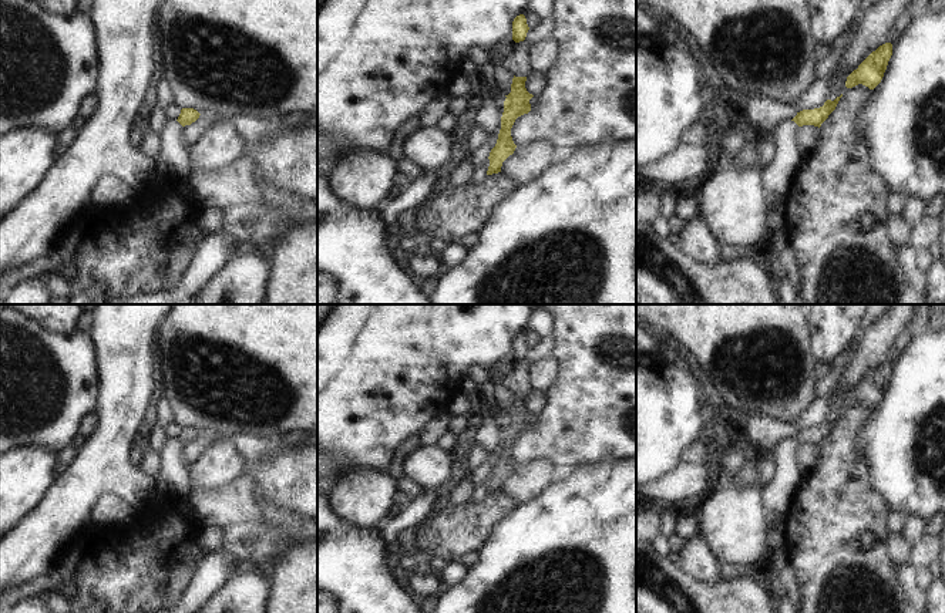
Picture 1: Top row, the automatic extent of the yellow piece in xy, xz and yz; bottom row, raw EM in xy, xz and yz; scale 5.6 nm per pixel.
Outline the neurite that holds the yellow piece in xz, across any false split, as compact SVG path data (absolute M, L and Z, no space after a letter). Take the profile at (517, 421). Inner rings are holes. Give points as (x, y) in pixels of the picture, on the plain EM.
M527 395L512 397L511 411L505 414L504 431L501 435L501 448L495 465L490 471L490 485L487 494L501 491L502 481L514 472L517 464L511 455L511 447L515 438L531 430L529 418L534 415L525 407Z

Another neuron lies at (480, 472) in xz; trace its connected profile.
M498 452L495 455L487 457L487 459L471 469L471 486L475 488L478 484L485 481L490 475L491 468L495 465Z

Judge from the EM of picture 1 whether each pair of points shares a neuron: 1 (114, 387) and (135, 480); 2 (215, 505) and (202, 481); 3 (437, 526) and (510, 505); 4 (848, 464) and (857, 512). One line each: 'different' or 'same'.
1: same
2: different
3: same
4: same

